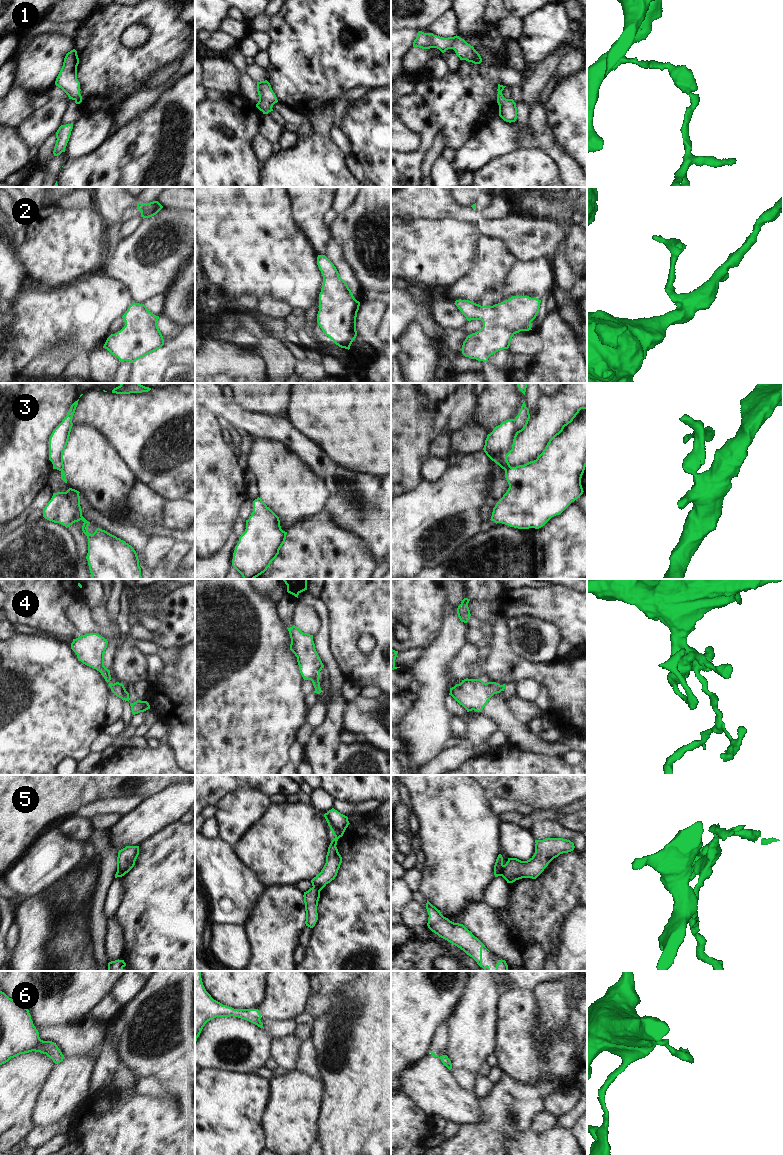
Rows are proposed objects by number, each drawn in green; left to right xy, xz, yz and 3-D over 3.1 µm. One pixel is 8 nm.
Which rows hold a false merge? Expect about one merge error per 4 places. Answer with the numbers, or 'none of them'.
3, 5

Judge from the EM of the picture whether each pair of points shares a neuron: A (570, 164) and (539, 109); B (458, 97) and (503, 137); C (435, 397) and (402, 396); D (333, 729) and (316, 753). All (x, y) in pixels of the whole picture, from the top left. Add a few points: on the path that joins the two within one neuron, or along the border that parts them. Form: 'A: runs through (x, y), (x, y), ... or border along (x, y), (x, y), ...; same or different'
A: runs through (556, 152), (547, 143), (539, 123); same
B: border along (498, 114), (469, 138); different
C: border along (419, 393), (427, 400), (427, 406), (431, 410); different
D: runs through (327, 735), (326, 744), (322, 748); same

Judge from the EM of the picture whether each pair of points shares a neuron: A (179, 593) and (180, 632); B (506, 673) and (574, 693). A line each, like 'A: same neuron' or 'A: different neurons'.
A: same neuron
B: same neuron

